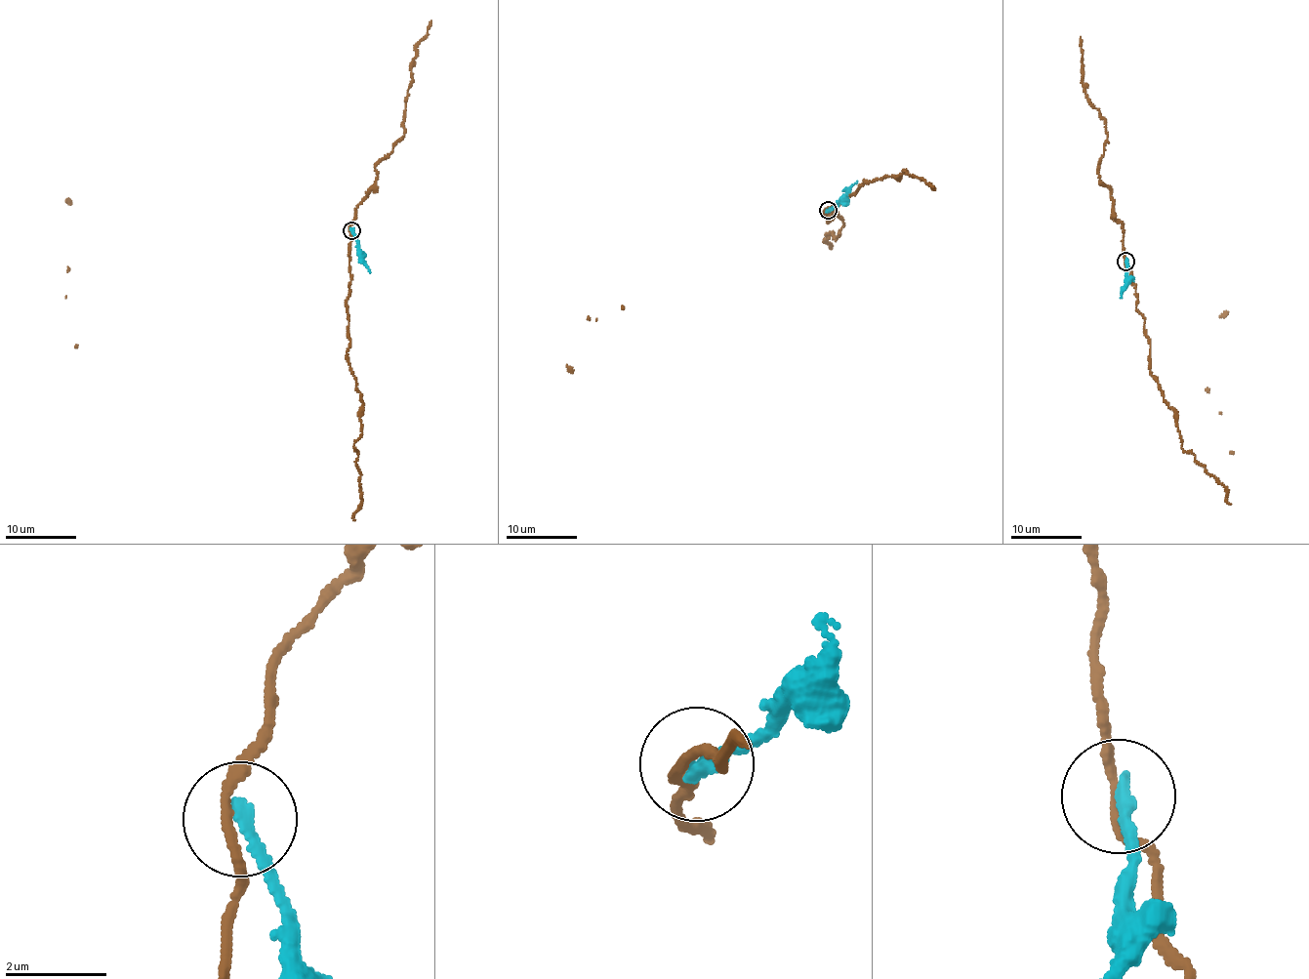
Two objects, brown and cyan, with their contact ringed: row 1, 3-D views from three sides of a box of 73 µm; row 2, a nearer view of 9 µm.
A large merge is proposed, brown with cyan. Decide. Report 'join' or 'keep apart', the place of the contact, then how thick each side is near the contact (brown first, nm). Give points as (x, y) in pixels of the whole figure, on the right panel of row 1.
keep apart | (1125, 261) | 170/240 nm

